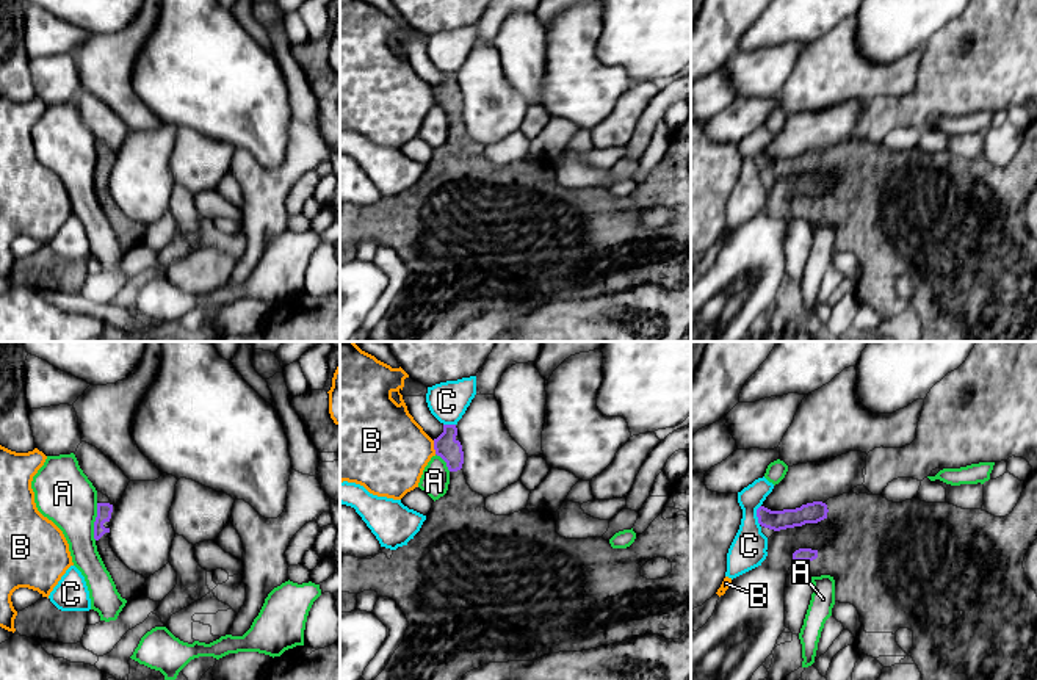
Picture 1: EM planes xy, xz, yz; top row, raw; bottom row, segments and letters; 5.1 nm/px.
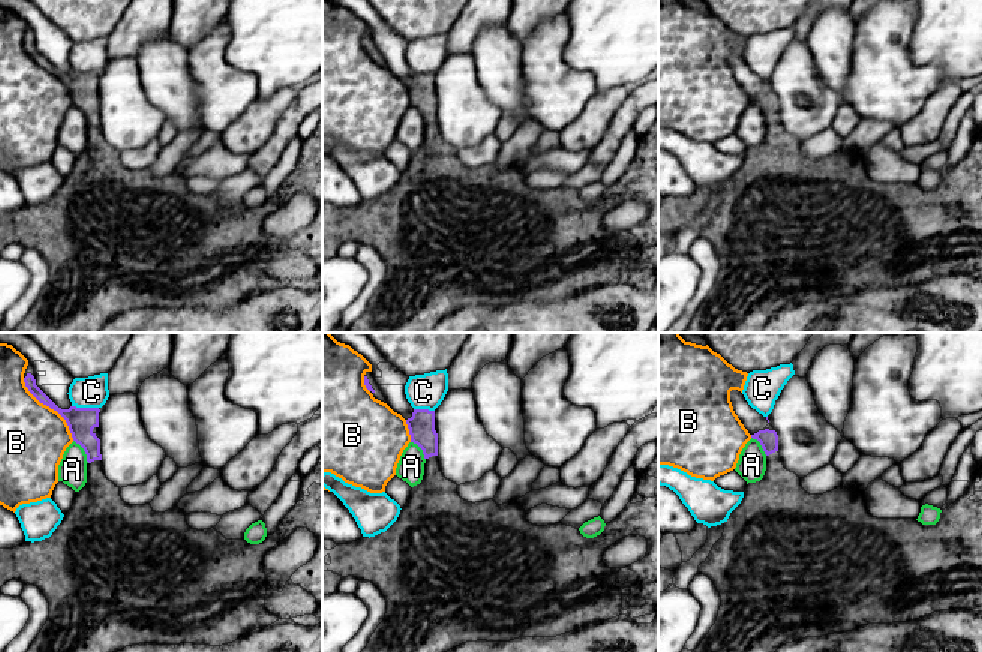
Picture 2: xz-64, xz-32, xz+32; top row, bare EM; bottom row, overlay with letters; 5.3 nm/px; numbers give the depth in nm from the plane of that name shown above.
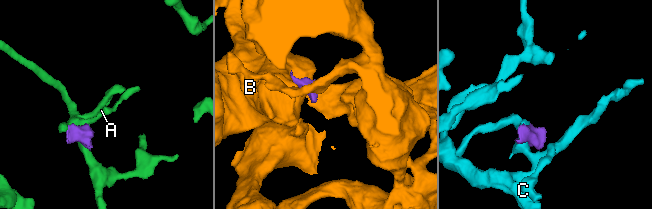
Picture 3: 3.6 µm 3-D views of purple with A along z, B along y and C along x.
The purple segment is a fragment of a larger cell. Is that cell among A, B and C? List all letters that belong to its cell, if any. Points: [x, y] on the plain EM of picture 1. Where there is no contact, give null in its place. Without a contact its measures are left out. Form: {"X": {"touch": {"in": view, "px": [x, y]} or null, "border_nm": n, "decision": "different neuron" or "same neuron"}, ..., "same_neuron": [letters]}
{"A": {"touch": {"in": "xy", "px": [94, 171]}, "border_nm": 190, "decision": "different neuron"}, "B": {"touch": {"in": "xz", "px": [434, 96]}, "border_nm": 70, "decision": "different neuron"}, "C": {"touch": {"in": "yz", "px": [757, 163]}, "border_nm": 100, "decision": "different neuron"}, "same_neuron": []}

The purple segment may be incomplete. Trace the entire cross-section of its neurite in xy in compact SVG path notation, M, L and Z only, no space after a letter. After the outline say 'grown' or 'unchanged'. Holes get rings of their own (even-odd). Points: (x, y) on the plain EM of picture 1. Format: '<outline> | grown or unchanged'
M97 141L97 166L94 171L94 188L97 201L110 221L117 241L128 249L144 238L146 227L130 219L113 201L110 194L110 168L113 154L107 144Z | grown

